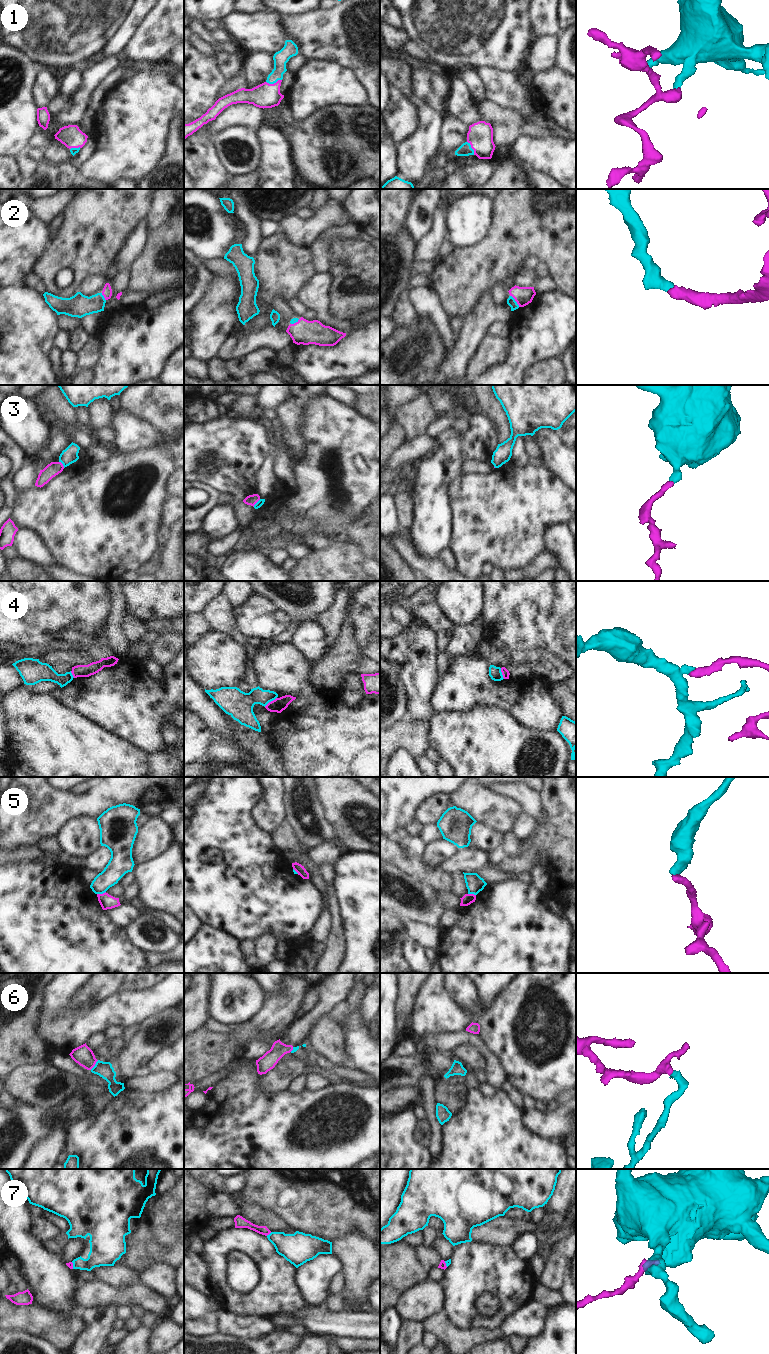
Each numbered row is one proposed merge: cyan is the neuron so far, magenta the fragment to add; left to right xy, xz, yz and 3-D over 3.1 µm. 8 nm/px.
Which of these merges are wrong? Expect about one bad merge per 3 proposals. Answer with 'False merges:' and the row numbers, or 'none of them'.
False merges: 3, 4, 5, 6, 7

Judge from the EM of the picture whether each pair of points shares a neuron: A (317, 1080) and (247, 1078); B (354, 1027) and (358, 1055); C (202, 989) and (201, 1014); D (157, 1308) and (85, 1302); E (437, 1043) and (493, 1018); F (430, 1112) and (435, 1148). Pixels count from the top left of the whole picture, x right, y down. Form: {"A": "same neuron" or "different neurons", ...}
{"A": "different neurons", "B": "same neuron", "C": "same neuron", "D": "same neuron", "E": "different neurons", "F": "same neuron"}

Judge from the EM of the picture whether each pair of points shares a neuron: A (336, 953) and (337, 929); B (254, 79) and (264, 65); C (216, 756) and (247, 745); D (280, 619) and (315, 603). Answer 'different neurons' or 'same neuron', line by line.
A: same neuron
B: same neuron
C: same neuron
D: different neurons

